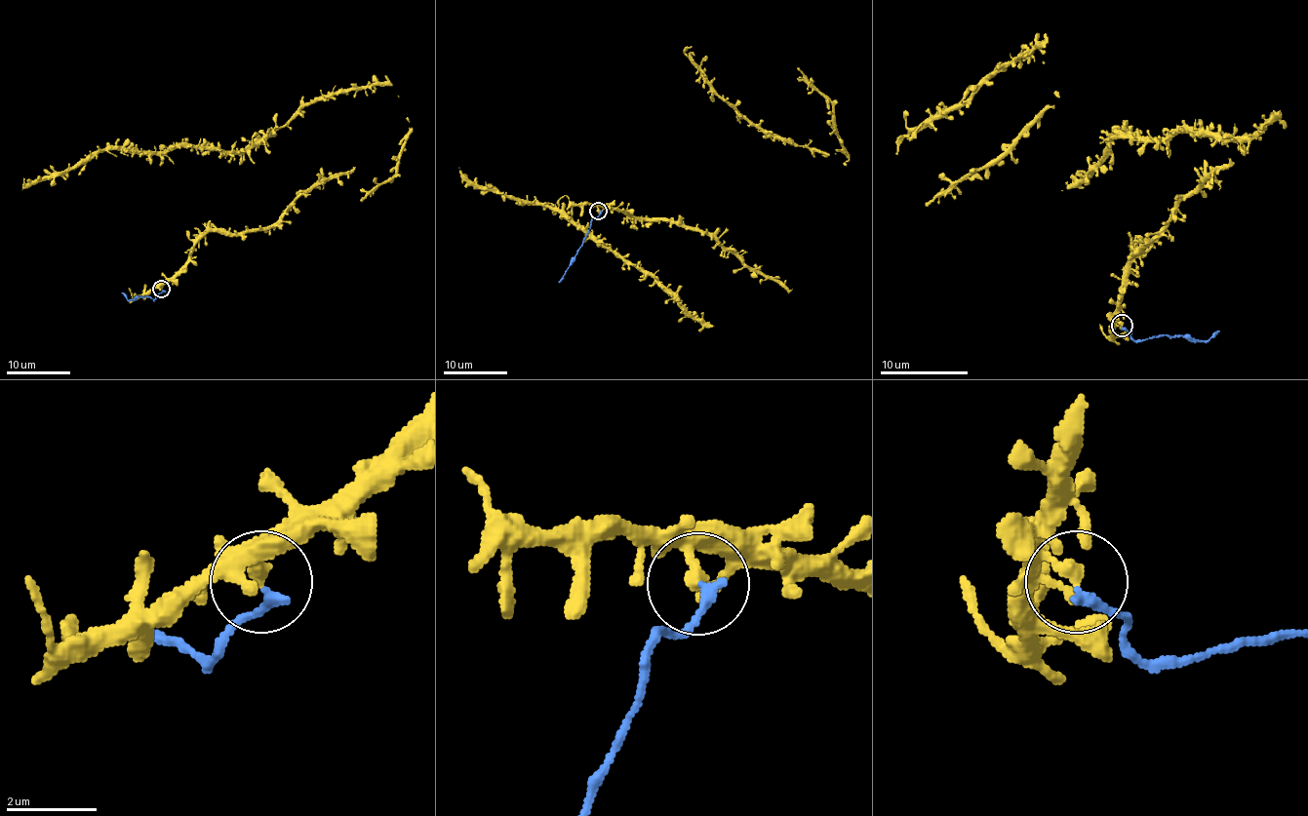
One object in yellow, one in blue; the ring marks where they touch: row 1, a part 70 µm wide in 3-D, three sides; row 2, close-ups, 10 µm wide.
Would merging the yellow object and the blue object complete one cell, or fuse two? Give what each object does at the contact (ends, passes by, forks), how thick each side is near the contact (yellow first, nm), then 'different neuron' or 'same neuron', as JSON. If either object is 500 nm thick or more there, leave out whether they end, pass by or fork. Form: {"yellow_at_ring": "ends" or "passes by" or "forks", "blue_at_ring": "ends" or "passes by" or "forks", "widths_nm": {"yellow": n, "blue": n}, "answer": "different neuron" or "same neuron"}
{"yellow_at_ring": "ends", "blue_at_ring": "ends", "widths_nm": {"yellow": 280, "blue": 240}, "answer": "different neuron"}

